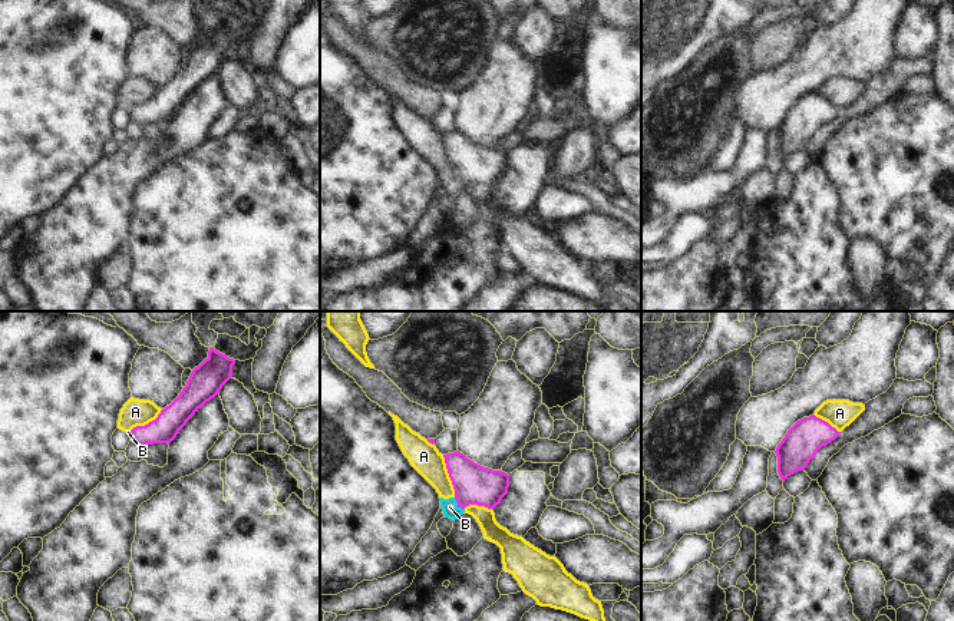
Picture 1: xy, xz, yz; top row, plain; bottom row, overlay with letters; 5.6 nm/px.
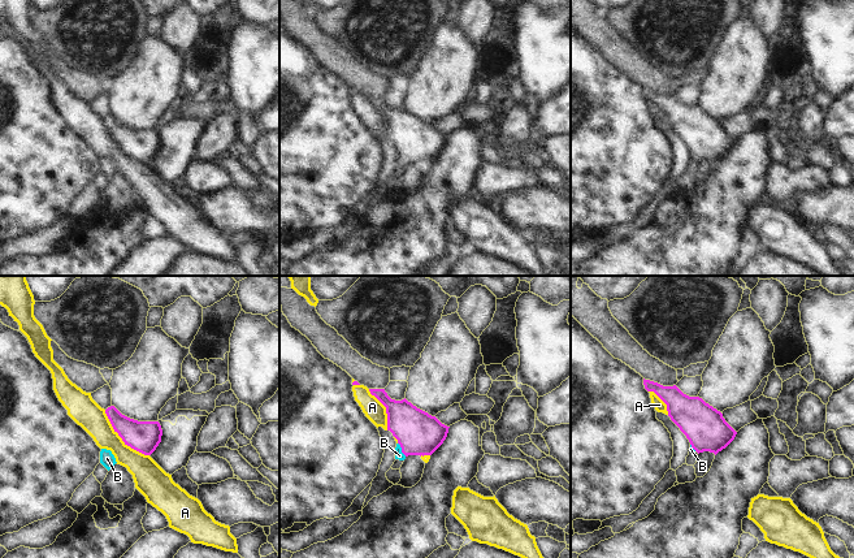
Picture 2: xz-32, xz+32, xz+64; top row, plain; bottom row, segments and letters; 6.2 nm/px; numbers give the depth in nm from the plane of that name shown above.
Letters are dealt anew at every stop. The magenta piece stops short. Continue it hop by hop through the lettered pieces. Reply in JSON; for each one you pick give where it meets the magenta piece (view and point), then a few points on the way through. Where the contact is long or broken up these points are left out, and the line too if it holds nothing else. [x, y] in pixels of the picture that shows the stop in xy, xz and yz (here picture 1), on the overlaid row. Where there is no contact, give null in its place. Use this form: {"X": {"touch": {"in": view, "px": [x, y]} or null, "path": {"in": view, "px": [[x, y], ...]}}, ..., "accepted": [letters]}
{"B": {"touch": {"in": "xz", "px": [458, 505]}, "path": {"in": "xz", "px": [[474, 485], [458, 505], [449, 506]]}}, "accepted": ["B"]}

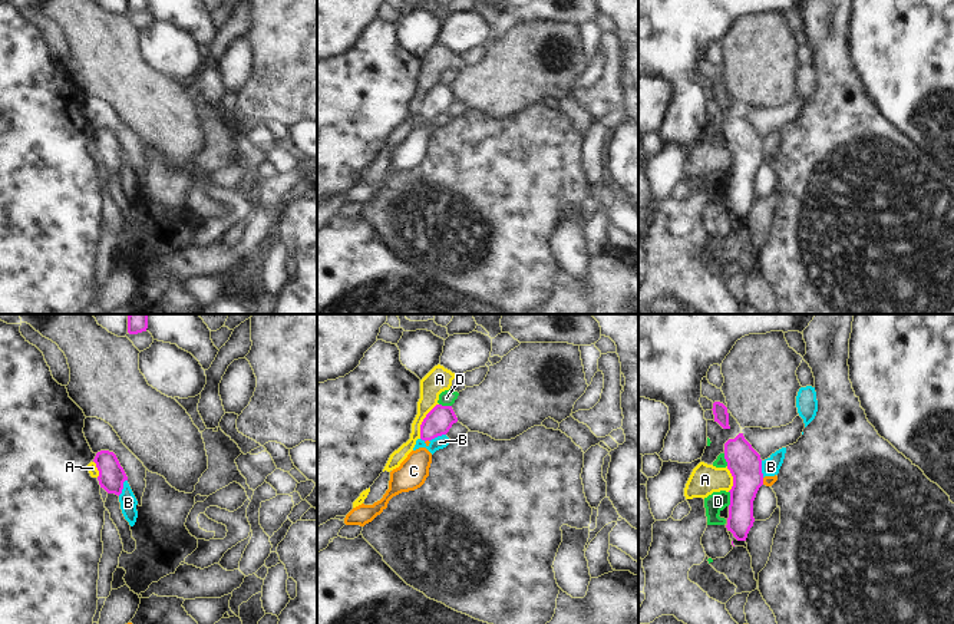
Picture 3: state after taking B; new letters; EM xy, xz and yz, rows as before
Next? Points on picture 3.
{"C": {"touch": {"in": "yz", "px": [762, 481]}, "path": {"in": "yz", "px": [[745, 464], [762, 481], [768, 481]]}}, "accepted": ["C"]}

